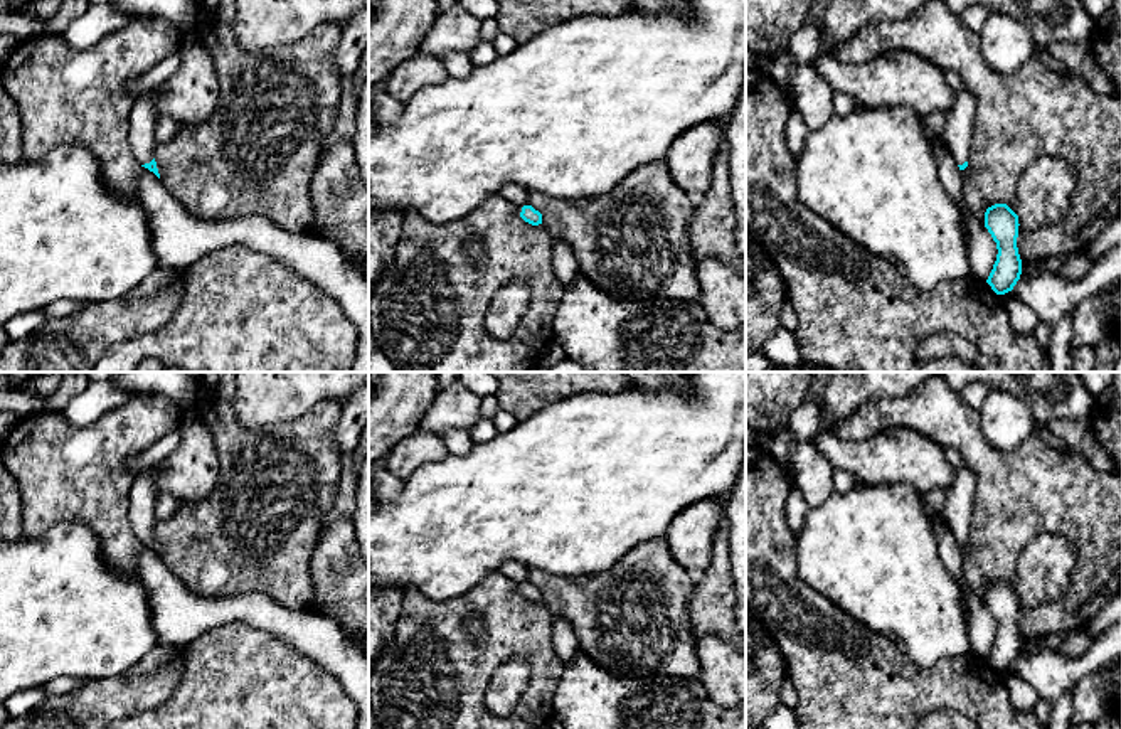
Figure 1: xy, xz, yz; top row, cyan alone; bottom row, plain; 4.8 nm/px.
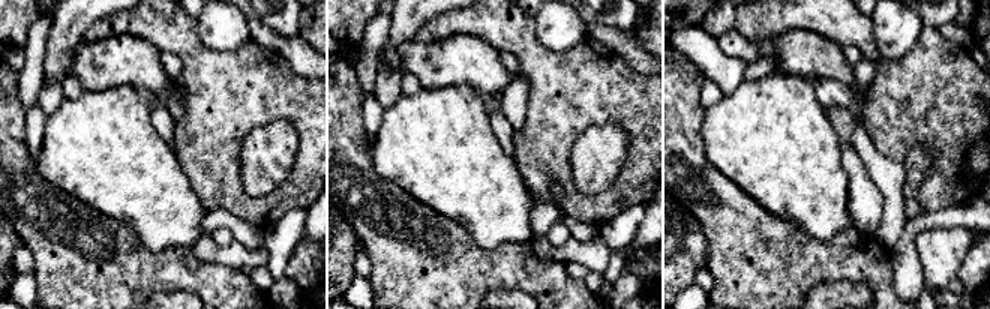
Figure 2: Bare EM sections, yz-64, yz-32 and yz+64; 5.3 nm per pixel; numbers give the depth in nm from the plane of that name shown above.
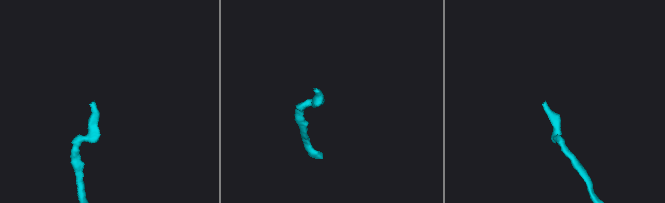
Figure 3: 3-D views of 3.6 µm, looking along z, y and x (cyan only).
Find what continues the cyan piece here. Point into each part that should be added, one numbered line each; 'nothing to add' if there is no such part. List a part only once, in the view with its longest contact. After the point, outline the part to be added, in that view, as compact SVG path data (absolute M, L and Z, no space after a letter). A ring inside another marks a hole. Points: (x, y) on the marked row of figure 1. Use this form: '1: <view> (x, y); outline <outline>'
1: xy (143, 113); outline M157 89L145 91L135 98L130 113L128 141L140 165L150 163L153 160L153 150L157 143L155 121L158 116L155 93Z

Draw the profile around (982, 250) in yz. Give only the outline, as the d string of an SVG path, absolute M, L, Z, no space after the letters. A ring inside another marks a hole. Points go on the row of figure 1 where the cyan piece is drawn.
M941 138L932 141L932 155L938 162L939 177L949 197L959 207L963 217L970 268L978 281L986 283L998 254L996 242L988 229L978 219L975 219L966 207L963 200L963 173Z

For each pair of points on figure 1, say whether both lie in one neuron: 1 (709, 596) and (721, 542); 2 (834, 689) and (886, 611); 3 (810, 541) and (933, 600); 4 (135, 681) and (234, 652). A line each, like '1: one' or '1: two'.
1: one
2: two
3: one
4: two

